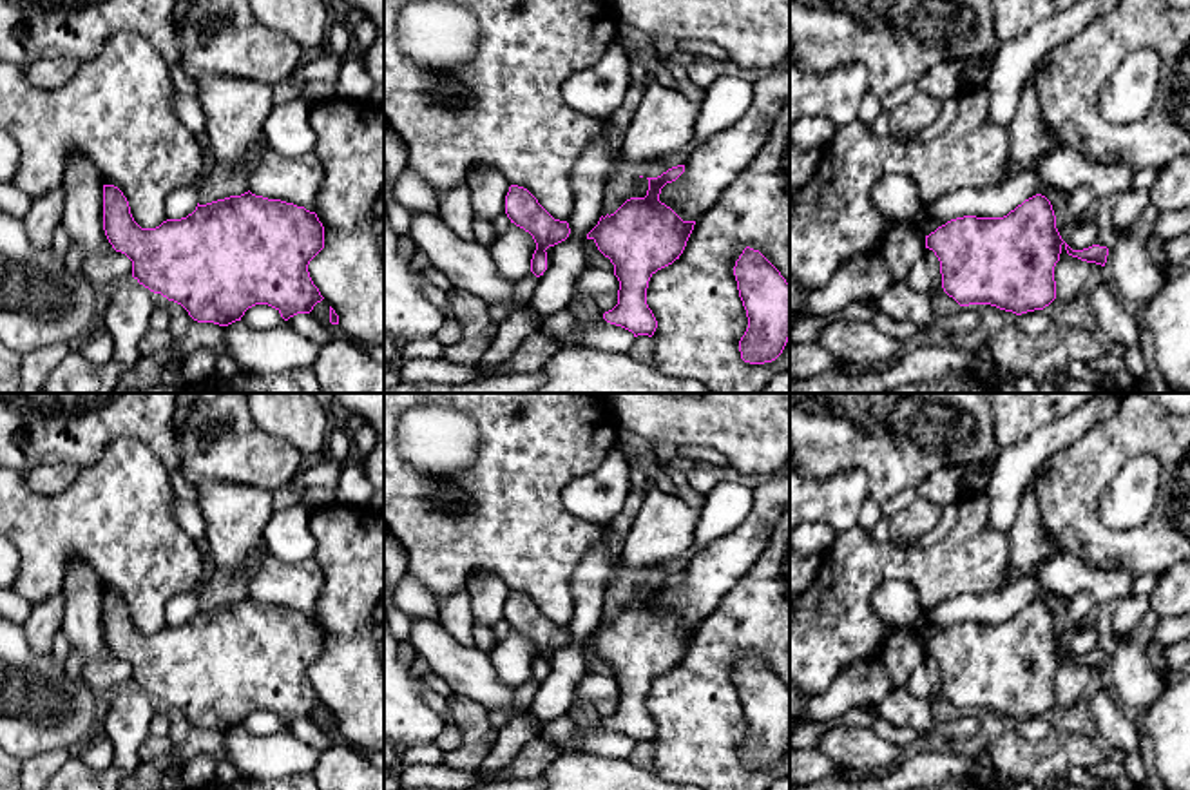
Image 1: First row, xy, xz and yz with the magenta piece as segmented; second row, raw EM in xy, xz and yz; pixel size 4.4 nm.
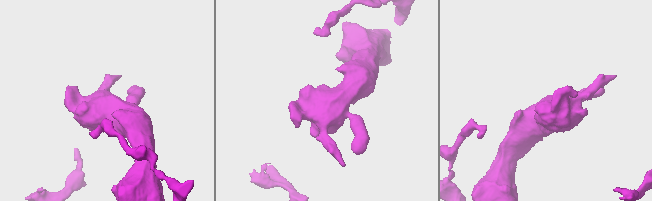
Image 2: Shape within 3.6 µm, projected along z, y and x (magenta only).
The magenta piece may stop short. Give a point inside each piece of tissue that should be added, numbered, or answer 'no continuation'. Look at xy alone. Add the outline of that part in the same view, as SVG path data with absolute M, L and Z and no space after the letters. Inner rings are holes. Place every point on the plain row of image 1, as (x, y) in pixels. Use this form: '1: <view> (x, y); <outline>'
no continuation

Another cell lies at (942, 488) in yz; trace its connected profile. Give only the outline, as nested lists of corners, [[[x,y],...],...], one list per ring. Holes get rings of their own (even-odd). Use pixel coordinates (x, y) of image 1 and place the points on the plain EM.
[[[973,464],[964,467],[942,467],[929,475],[918,487],[916,495],[933,502],[940,507],[945,507],[953,502],[958,502],[962,496],[960,480],[965,473],[976,473],[985,469],[984,464]]]

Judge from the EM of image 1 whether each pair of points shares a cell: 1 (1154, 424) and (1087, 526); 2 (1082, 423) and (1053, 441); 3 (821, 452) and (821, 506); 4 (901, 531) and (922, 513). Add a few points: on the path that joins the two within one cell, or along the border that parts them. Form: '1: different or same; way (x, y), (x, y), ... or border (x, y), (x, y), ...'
1: same; way (1127, 441), (1087, 481), (1087, 499)
2: same; way (1074, 424), (1060, 433)
3: different; border (863, 468), (848, 468), (825, 479), (808, 479)
4: same; way (906, 526), (917, 519)

